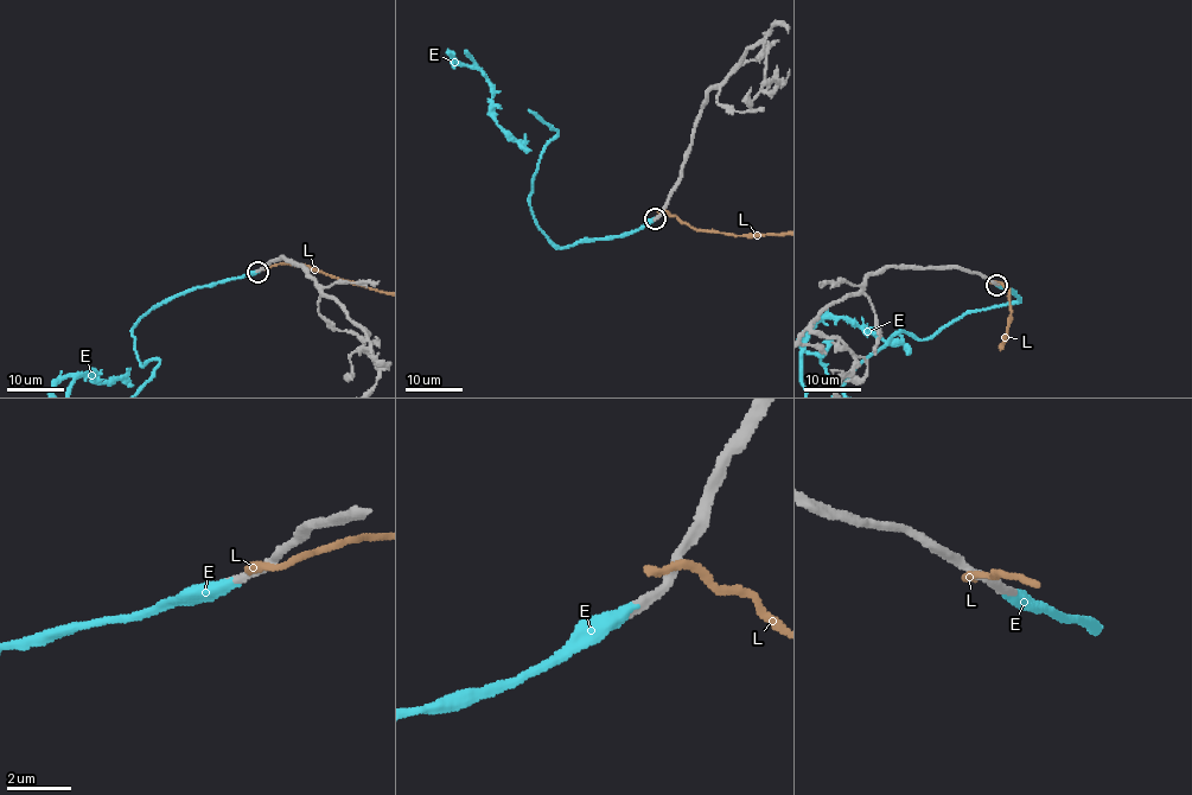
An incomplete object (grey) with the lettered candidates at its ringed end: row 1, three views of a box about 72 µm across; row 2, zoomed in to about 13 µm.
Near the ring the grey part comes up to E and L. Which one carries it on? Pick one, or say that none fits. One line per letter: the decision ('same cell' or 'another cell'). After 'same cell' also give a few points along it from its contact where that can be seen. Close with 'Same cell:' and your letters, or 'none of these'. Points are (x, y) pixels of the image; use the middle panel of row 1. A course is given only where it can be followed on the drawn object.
E: same cell
L: another cell
Same cell: E

